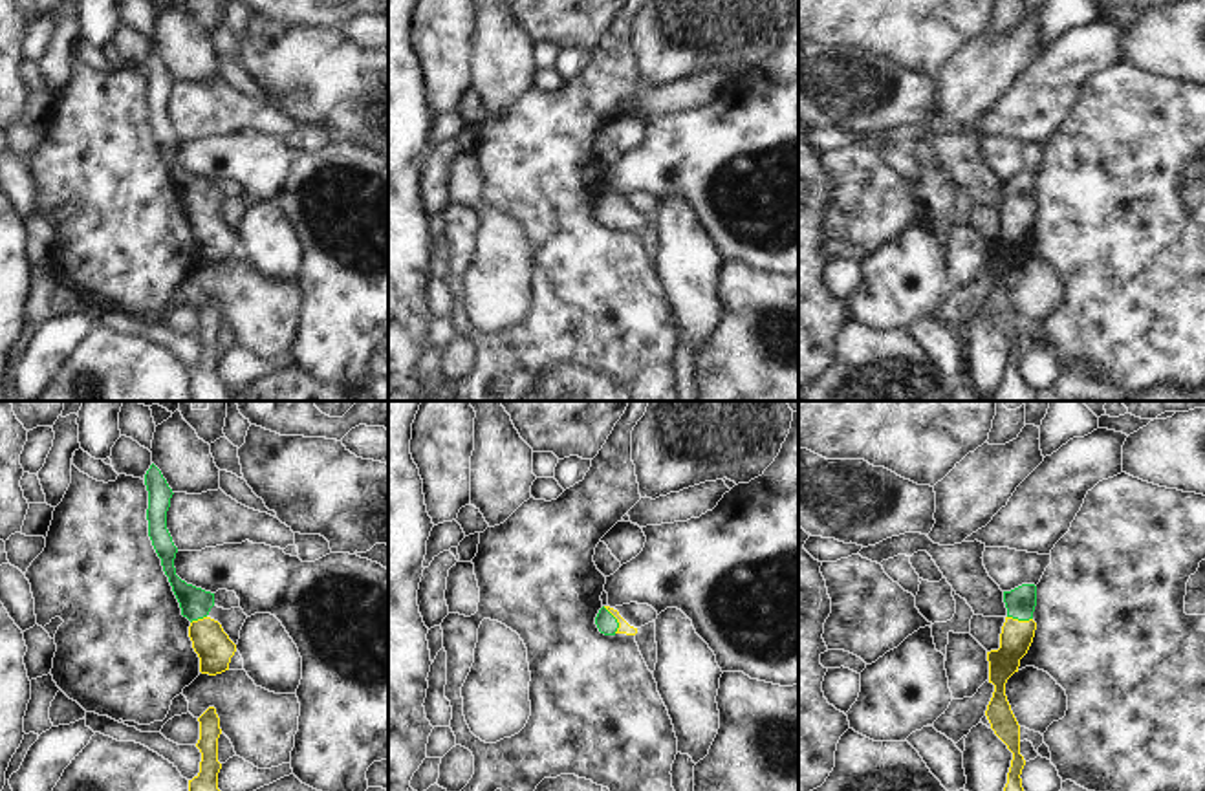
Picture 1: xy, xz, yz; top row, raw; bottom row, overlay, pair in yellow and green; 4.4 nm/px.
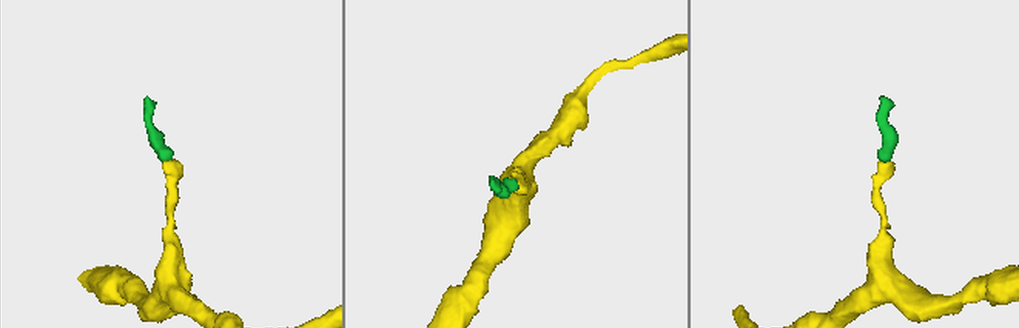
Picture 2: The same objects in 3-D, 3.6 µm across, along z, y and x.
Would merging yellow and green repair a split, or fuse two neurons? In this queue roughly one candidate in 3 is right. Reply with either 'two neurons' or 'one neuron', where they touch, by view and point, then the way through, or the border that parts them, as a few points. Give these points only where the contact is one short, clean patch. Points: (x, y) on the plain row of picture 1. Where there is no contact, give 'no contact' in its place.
one neuron | xz (616, 207) | across xz (623, 216), (616, 207), (607, 213)

